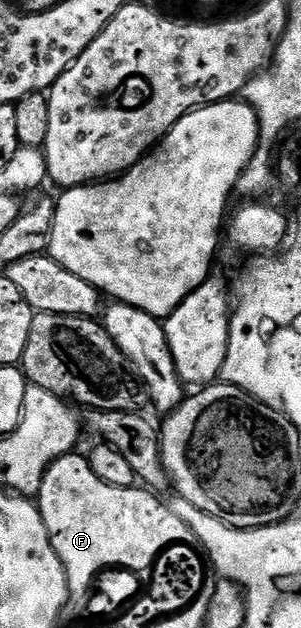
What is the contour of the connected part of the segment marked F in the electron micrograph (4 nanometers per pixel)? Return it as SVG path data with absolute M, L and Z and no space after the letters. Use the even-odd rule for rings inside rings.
M74 451L61 457L43 475L41 492L35 501L43 515L51 547L65 564L69 595L81 598L89 577L97 565L133 565L144 569L152 561L155 551L165 549L165 543L175 539L191 541L191 527L175 515L168 504L160 501L144 487L124 489L111 487L99 479L89 466L88 456Z

